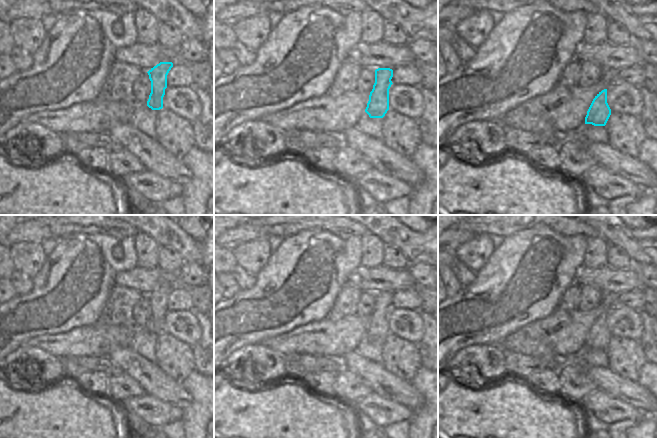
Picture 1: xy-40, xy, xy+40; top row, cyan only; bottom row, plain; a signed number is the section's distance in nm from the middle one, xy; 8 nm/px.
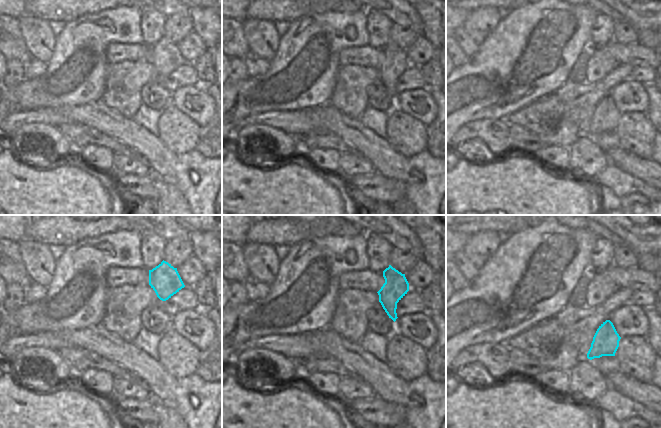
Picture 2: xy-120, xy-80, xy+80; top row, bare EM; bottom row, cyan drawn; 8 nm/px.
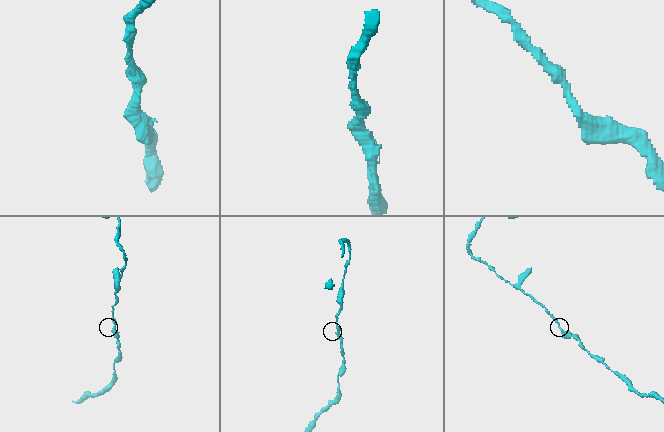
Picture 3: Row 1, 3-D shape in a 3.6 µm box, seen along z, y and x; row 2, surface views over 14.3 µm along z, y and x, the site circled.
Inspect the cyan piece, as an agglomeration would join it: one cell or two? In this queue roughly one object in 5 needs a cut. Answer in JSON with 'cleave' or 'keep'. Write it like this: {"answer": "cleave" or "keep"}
{"answer": "keep"}

